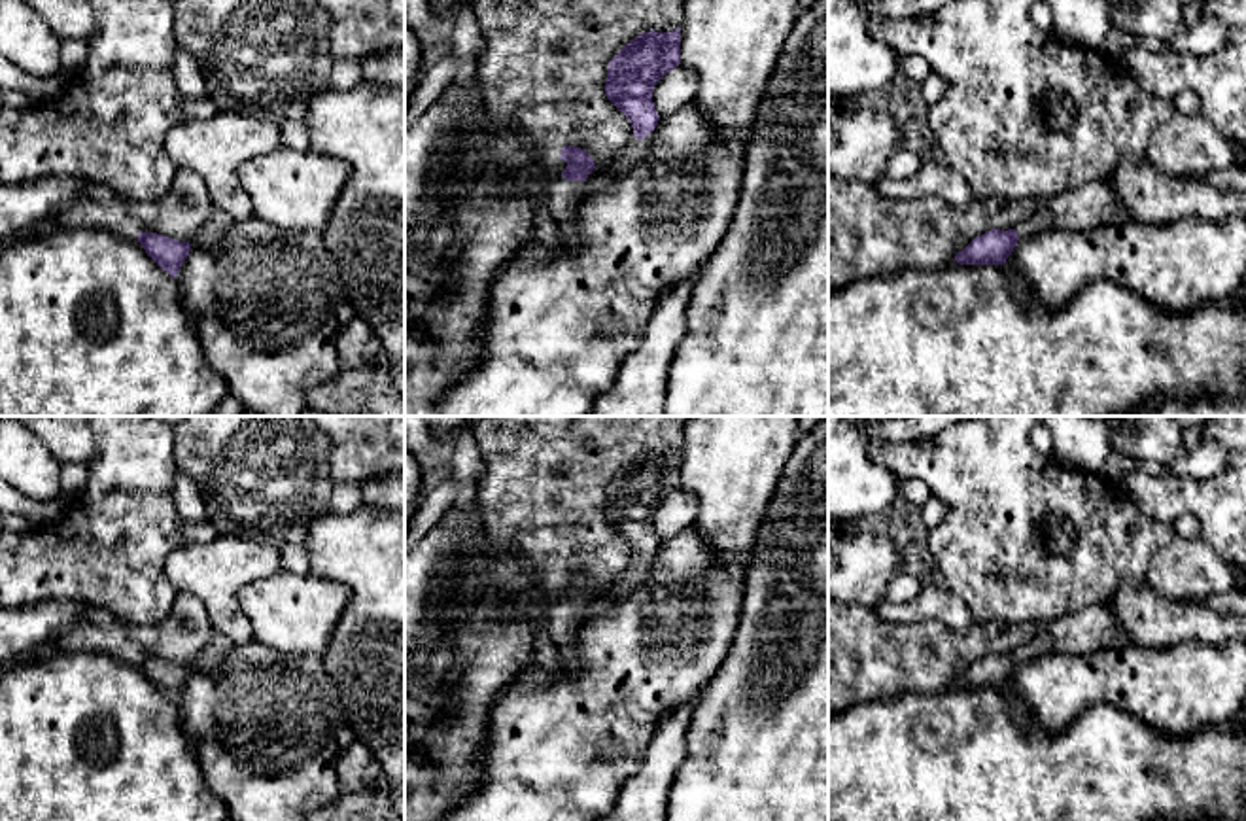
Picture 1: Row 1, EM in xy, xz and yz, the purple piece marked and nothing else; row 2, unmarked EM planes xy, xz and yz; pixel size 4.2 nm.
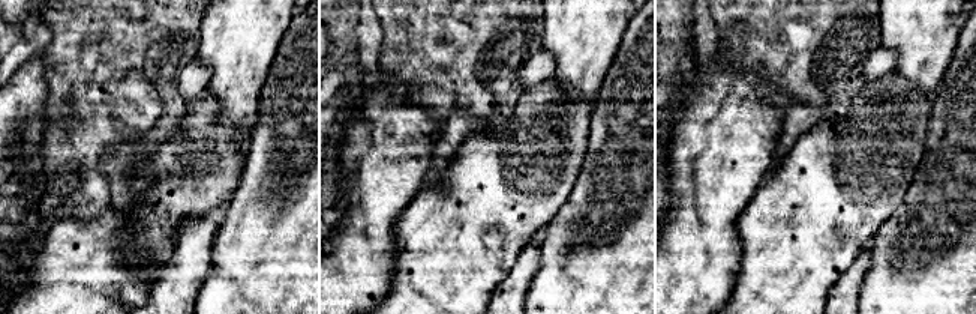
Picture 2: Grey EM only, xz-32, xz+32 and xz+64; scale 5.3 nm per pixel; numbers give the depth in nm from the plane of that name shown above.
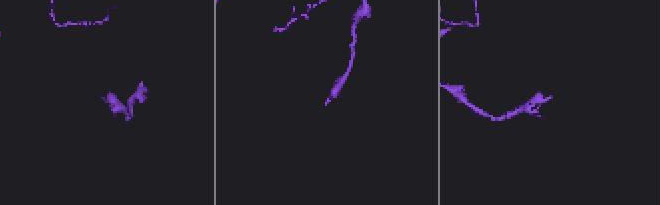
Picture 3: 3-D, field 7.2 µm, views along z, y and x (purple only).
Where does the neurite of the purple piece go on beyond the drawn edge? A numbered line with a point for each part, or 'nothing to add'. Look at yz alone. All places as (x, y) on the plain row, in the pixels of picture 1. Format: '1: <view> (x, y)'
nothing to add

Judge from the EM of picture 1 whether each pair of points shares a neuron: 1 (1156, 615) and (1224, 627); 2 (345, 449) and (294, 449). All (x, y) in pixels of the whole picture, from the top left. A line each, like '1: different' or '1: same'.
1: same
2: different

